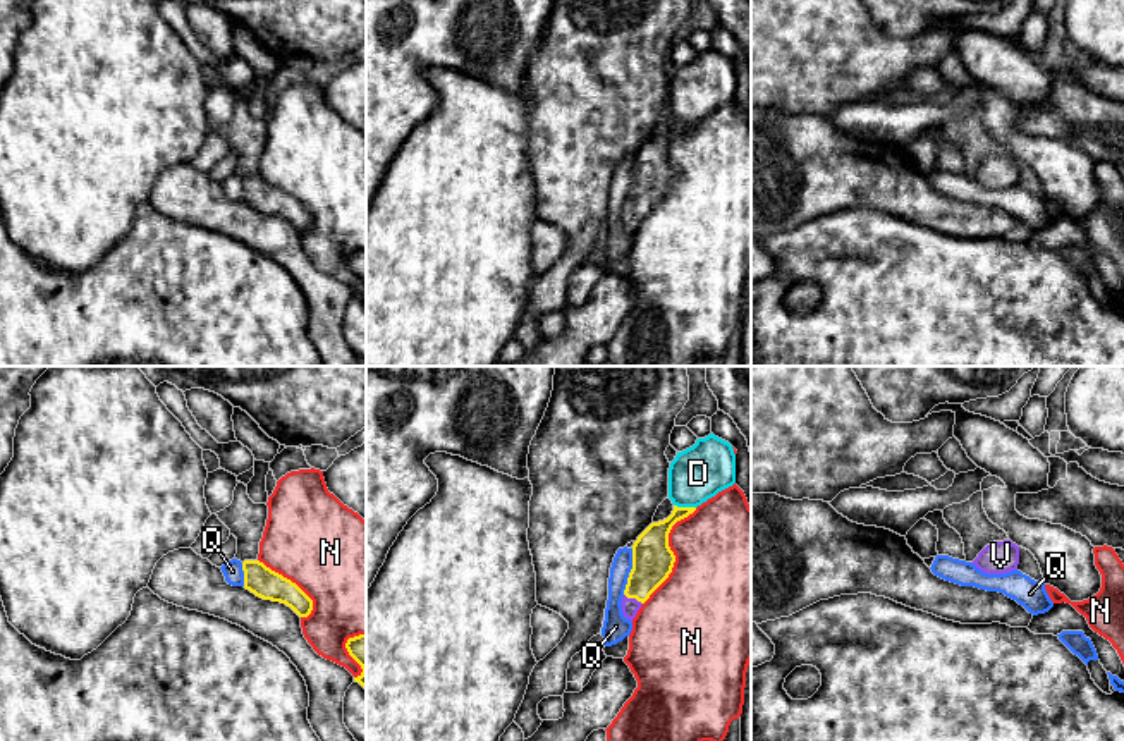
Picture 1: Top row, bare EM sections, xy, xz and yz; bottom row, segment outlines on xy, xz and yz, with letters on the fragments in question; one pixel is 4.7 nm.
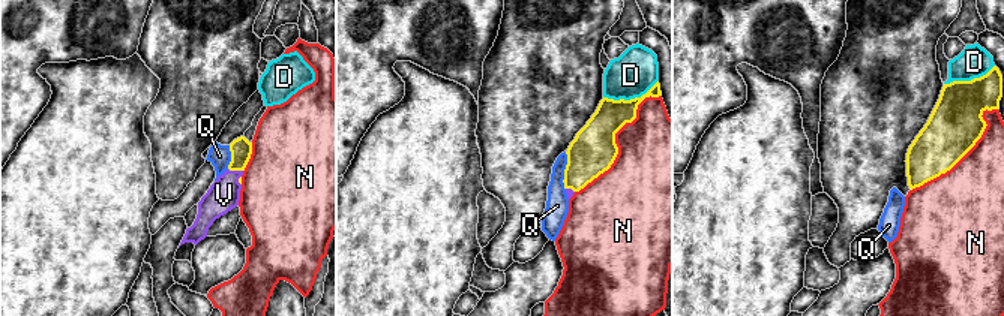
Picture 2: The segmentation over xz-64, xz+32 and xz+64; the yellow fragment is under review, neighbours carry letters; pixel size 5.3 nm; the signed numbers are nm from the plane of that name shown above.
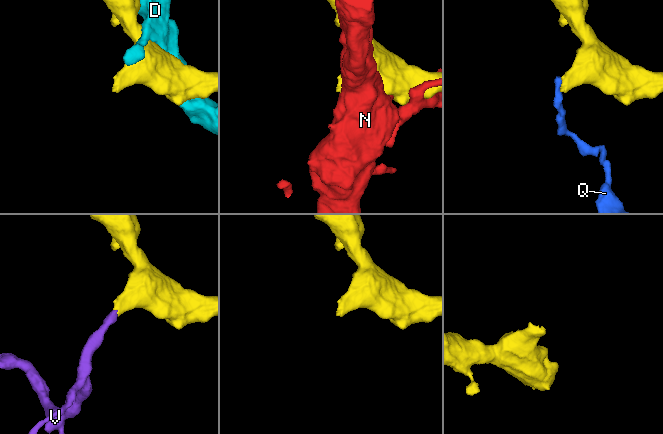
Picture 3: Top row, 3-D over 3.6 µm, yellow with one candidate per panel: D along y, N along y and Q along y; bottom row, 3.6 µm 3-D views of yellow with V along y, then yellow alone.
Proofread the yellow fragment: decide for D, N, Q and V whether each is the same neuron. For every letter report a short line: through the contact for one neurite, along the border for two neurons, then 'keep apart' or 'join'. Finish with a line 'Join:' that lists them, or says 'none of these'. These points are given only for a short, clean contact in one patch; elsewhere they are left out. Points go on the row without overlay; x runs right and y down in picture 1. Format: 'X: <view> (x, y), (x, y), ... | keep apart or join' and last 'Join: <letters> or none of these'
D: keep apart
N: keep apart
Q: keep apart
V: xz (652, 172), (652, 181), (633, 212), (629, 220) | join
Join: V

